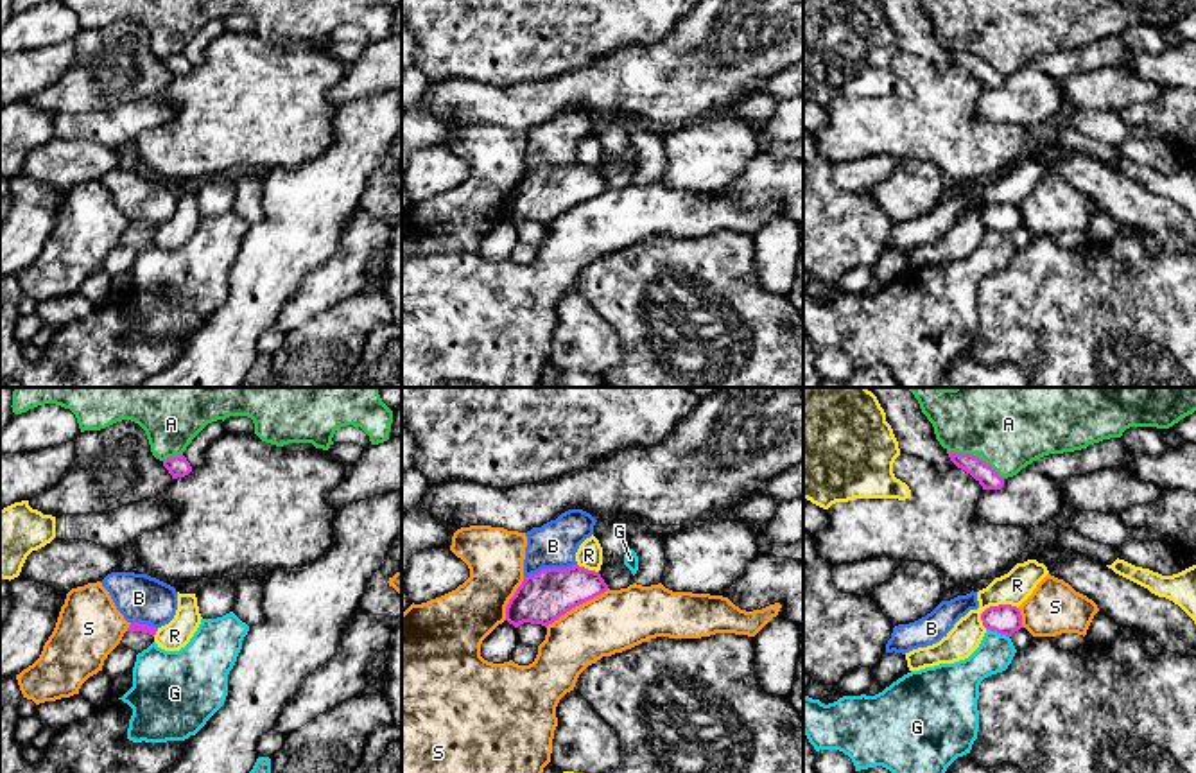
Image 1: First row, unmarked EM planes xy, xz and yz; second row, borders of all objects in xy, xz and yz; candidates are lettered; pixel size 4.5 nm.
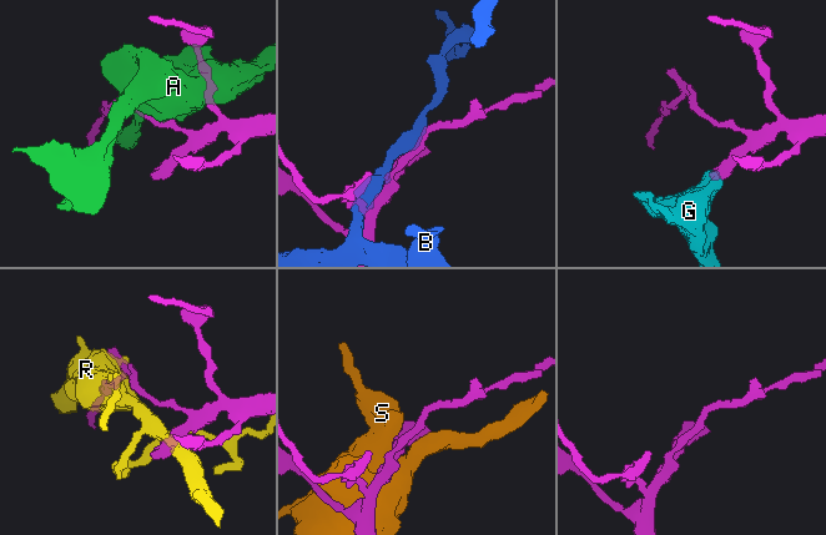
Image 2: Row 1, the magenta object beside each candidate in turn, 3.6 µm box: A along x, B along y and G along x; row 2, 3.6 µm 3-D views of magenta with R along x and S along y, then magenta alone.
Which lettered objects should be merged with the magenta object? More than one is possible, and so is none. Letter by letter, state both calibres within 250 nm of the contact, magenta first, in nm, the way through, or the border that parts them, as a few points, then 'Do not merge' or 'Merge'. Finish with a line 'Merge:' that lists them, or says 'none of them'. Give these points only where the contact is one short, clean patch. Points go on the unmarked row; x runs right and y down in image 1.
A: Thickness 90 nm (magenta) against 320 nm. Do not merge
B: Thickness 220 nm (magenta) against 200 nm. Do not merge
G: Thickness 140 nm (magenta) against 160 nm. Boundary: yz (987, 226), (1008, 235). Do not merge
R: Thickness 140 nm (magenta) against 150 nm. Do not merge
S: Thickness 220 nm (magenta) against 280 nm. Do not merge
Merge: none of them

